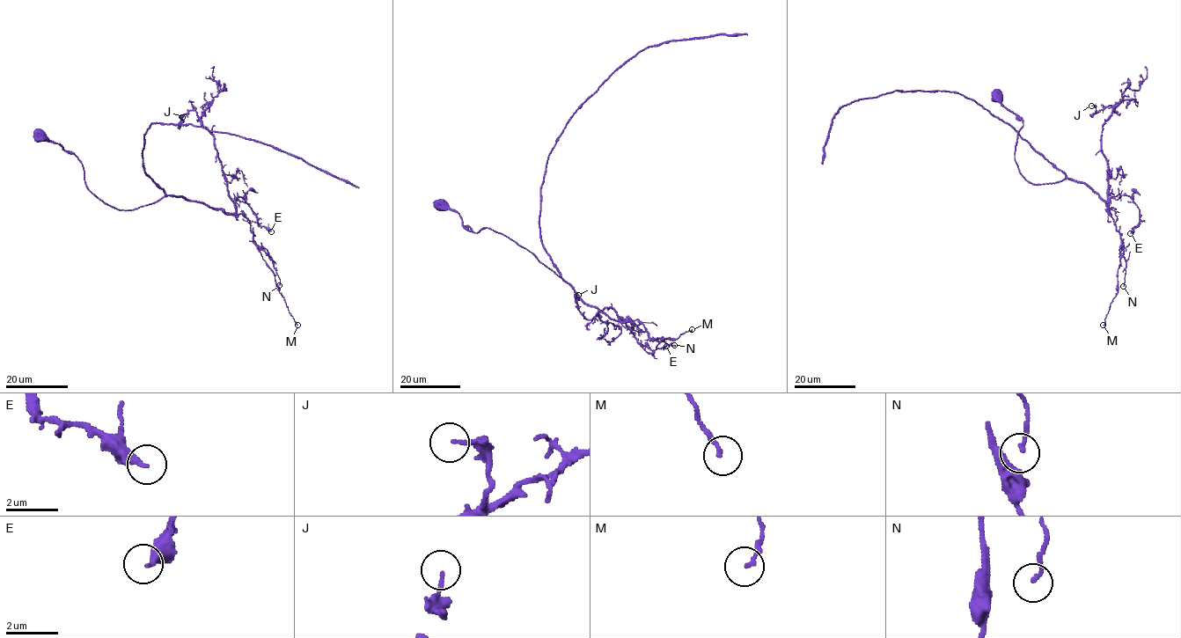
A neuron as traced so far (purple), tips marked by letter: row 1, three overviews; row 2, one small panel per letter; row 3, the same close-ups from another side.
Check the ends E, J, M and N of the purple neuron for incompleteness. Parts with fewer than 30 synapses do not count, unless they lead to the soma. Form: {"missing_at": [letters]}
{"missing_at": []}

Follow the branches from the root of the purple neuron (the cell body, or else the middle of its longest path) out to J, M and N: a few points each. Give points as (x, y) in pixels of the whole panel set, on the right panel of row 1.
J: (997, 95), (1023, 123), (1014, 160), (1028, 182), (1082, 181), (1108, 208), (1101, 131), (1117, 104), (1091, 106)
M: (997, 95), (1023, 123), (1014, 160), (1028, 182), (1082, 181), (1108, 207), (1121, 252), (1118, 294), (1103, 325)
N: (997, 95), (1023, 123), (1014, 160), (1028, 182), (1082, 181), (1107, 203), (1125, 258), (1123, 286)

